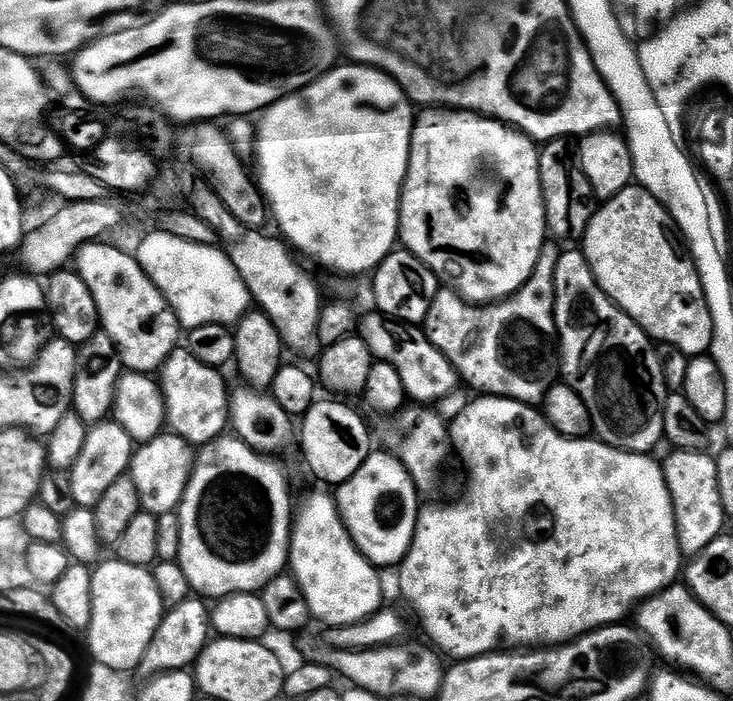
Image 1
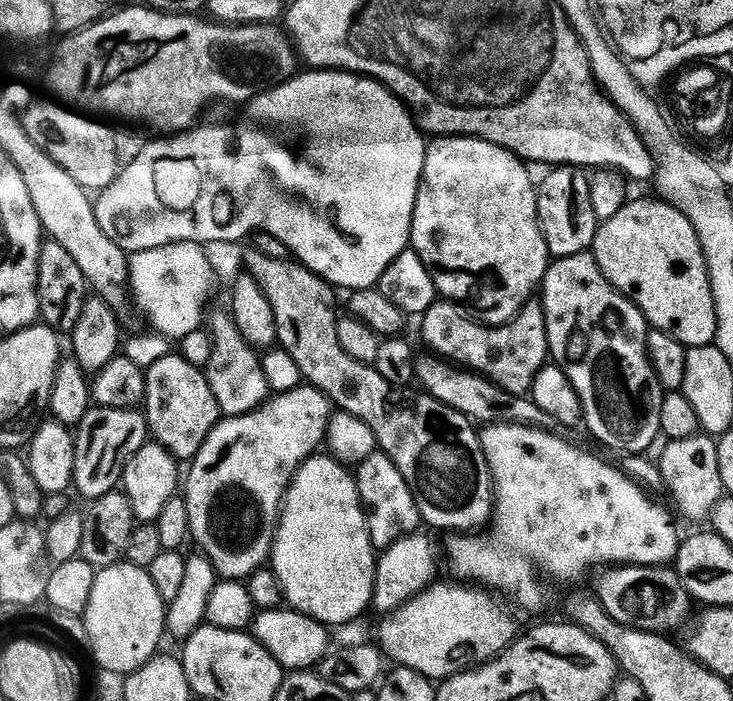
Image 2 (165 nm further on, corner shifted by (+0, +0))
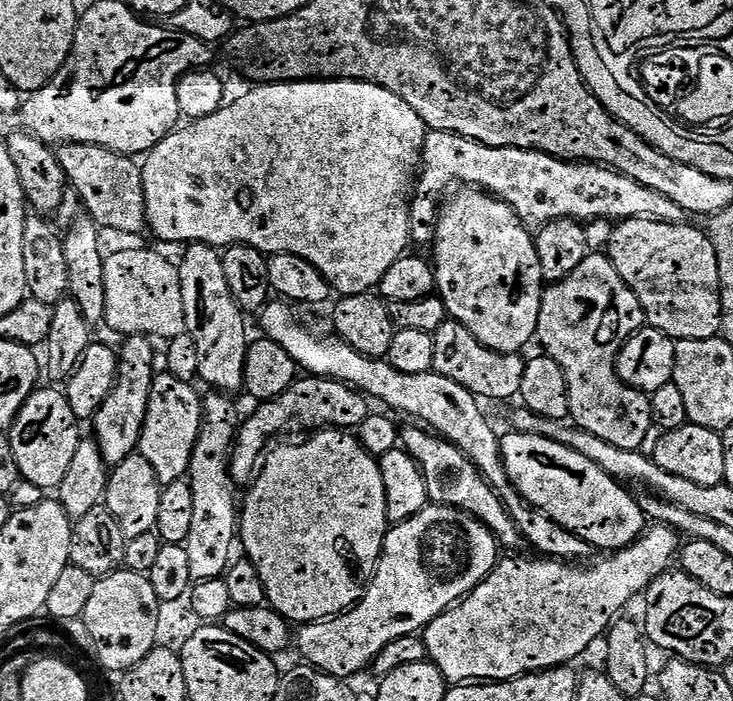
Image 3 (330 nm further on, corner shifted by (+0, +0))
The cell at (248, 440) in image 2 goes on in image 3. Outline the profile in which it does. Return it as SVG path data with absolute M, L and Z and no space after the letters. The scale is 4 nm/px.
M327 378L297 379L296 383L287 392L280 395L277 400L261 403L257 407L260 409L245 424L243 421L239 425L236 443L230 452L230 471L233 477L237 481L244 479L247 481L257 471L266 449L273 443L271 440L279 432L286 431L292 423L296 423L300 428L308 428L307 430L359 429L360 423L370 415L370 408L368 408L367 403L369 404L369 401L363 392L342 383L340 380L329 380Z

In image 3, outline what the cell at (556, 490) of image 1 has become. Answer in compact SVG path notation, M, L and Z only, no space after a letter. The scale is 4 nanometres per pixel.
M513 430L509 436L500 436L500 457L504 460L508 480L520 499L528 501L539 512L544 512L551 520L570 530L576 535L577 541L584 543L585 540L596 548L608 548L604 550L619 550L628 548L644 535L646 517L640 508L639 499L635 495L632 497L621 481L606 474L594 462L590 462L590 458L578 454L572 448L535 432Z

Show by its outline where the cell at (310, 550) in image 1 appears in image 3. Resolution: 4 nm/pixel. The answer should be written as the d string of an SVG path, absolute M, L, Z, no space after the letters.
M325 428L313 431L309 436L312 437L305 444L284 444L281 448L273 447L263 457L262 467L255 479L251 481L252 489L249 490L248 497L244 502L242 500L242 511L238 516L238 536L241 541L244 539L244 548L248 551L245 552L247 559L252 560L254 566L258 566L262 586L268 595L267 603L285 620L289 622L297 620L297 625L300 626L338 616L359 602L364 596L364 590L367 588L369 580L376 572L376 563L379 562L380 552L384 549L384 535L388 533L390 527L388 507L385 504L385 490L381 484L377 457L370 455L360 445L360 441L355 435L344 430Z

